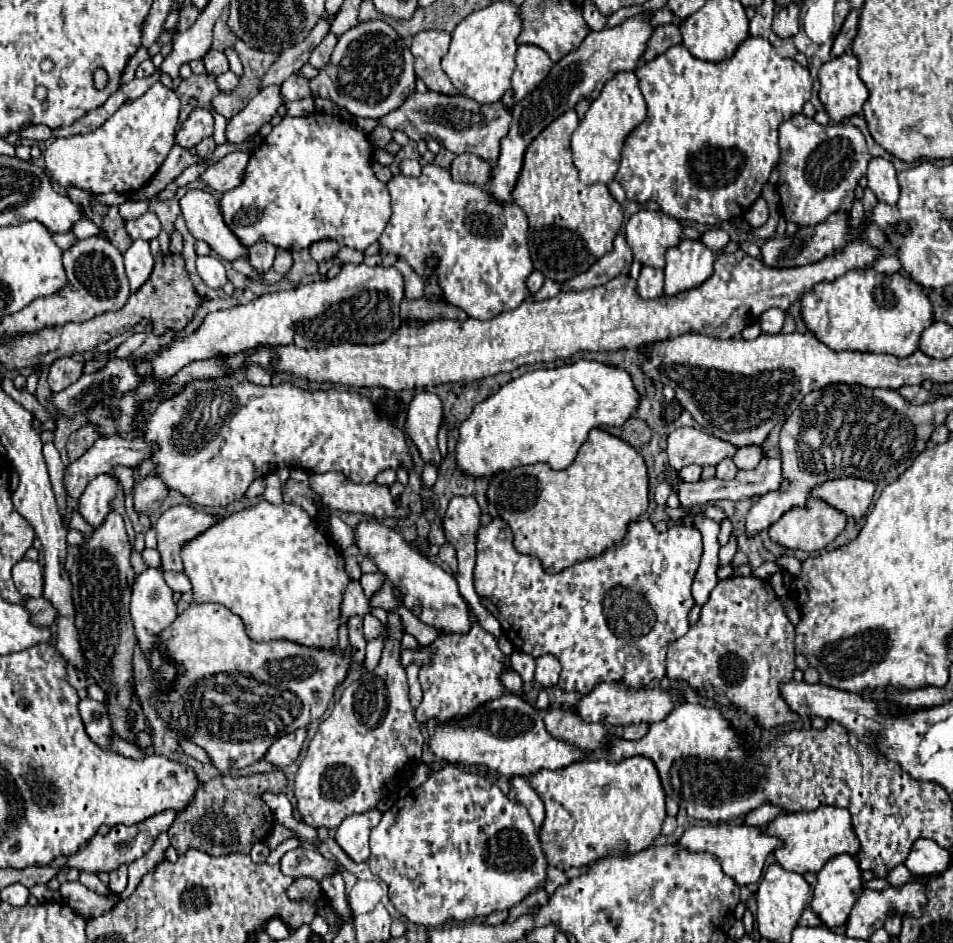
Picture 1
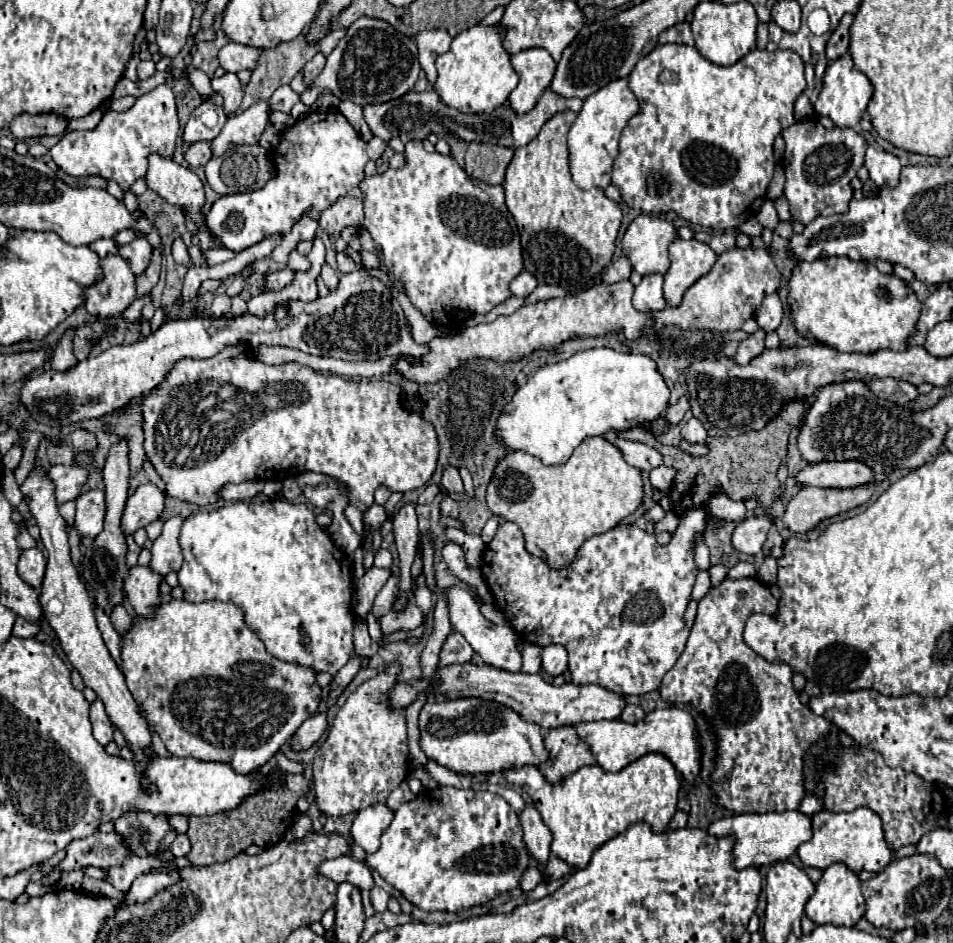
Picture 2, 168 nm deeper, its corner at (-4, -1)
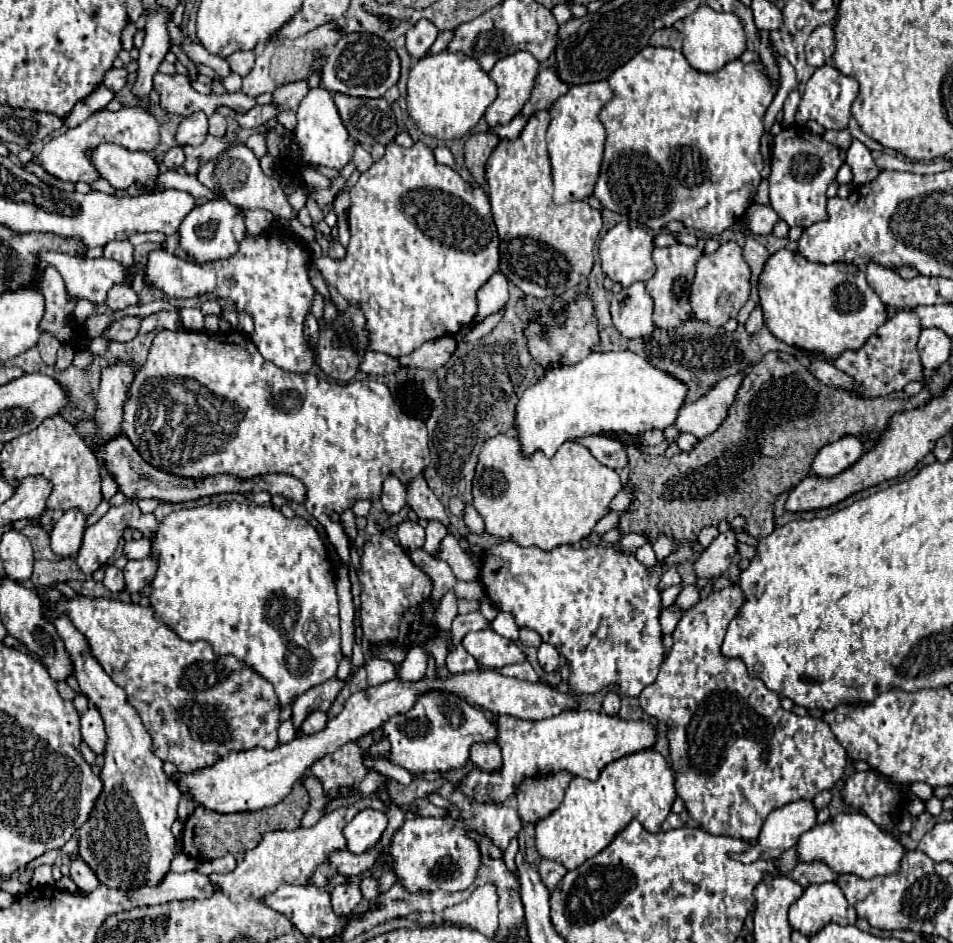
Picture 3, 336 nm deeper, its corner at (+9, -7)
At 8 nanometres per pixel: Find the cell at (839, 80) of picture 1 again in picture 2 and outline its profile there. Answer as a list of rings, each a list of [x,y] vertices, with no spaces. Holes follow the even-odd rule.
[[[842,55],[840,59],[832,61],[824,73],[824,85],[822,85],[822,91],[814,103],[814,111],[818,117],[826,115],[830,117],[838,127],[858,127],[864,111],[866,111],[866,105],[872,97],[872,83],[870,79],[858,71],[850,59],[850,55]]]

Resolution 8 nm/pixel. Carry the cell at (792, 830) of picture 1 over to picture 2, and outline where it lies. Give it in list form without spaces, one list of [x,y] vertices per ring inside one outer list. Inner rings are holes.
[[[858,807],[850,813],[832,813],[832,811],[820,811],[812,815],[812,839],[798,849],[798,857],[804,863],[804,867],[818,867],[828,869],[834,863],[844,863],[852,871],[870,871],[878,873],[882,871],[894,857],[894,849],[888,845],[882,829],[882,819],[868,811],[866,807]]]

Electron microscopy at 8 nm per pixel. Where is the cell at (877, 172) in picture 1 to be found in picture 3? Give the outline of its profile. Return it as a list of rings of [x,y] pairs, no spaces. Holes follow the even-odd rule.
[[[857,139],[847,149],[845,163],[853,169],[853,175],[855,175],[853,183],[855,185],[871,183],[879,175],[879,167],[875,165],[875,161],[871,157],[871,151],[861,141],[857,141]]]

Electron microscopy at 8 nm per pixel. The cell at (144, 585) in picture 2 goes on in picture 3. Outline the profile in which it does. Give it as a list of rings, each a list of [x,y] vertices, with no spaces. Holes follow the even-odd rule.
[[[109,565],[105,571],[105,579],[103,585],[111,591],[111,593],[121,593],[125,589],[125,579],[123,579],[123,571],[117,569],[115,565]]]

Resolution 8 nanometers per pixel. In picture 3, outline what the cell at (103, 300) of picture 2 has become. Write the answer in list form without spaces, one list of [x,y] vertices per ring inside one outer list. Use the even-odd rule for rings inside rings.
[[[119,283],[119,285],[113,285],[113,287],[111,287],[105,305],[107,305],[111,311],[121,311],[121,309],[125,309],[125,307],[129,307],[129,305],[137,305],[137,301],[139,301],[139,299],[137,299],[135,291],[133,291],[129,285]]]

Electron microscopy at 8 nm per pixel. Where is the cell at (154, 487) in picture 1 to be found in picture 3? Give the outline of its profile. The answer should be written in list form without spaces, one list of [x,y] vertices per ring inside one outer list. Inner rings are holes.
[[[125,499],[125,503],[119,505],[119,507],[111,505],[109,511],[107,511],[95,525],[91,525],[91,527],[85,529],[83,543],[81,543],[81,551],[79,551],[79,557],[77,557],[77,563],[79,563],[81,571],[83,571],[83,573],[93,573],[93,571],[97,571],[103,563],[107,563],[109,557],[113,555],[113,551],[117,549],[119,539],[123,537],[123,529],[127,529],[127,527],[133,529],[133,531],[139,529],[147,539],[151,539],[151,537],[157,533],[157,521],[155,521],[155,517],[153,517],[151,513],[149,513],[149,515],[143,513],[143,511],[137,507],[135,501]]]

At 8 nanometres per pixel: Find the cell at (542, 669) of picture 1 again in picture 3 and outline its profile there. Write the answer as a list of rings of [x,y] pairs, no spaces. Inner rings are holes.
[[[541,643],[539,651],[537,651],[537,659],[539,659],[539,665],[543,667],[545,673],[553,673],[559,667],[559,653],[549,643]]]

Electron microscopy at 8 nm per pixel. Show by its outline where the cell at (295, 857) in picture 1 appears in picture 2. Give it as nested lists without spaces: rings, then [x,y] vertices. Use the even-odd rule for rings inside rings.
[[[342,855],[342,857],[336,857],[336,859],[328,859],[324,861],[318,871],[336,881],[336,883],[352,883],[360,889],[366,889],[370,891],[374,887],[374,879],[372,879],[372,873],[370,869],[366,867],[366,863],[360,863],[360,861],[352,861],[348,855]]]

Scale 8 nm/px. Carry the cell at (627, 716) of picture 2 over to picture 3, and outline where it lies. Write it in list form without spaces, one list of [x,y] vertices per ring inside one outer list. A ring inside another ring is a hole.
[[[609,693],[609,695],[605,697],[605,701],[603,701],[603,711],[605,711],[607,715],[617,715],[617,711],[619,711],[619,695],[617,695],[617,693]]]

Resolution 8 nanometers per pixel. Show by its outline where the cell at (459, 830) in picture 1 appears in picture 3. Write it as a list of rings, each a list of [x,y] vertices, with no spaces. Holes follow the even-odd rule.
[[[451,815],[445,817],[413,817],[405,819],[405,823],[393,833],[391,843],[387,847],[371,847],[363,855],[353,855],[351,851],[339,851],[331,853],[331,867],[343,873],[345,877],[355,877],[365,871],[371,871],[377,861],[381,865],[387,863],[387,857],[391,859],[387,865],[397,875],[397,881],[409,891],[409,893],[431,893],[437,889],[443,889],[447,893],[465,891],[479,875],[479,869],[483,867],[485,857],[489,853],[481,851],[477,841],[469,837],[473,829],[463,817],[453,819]]]

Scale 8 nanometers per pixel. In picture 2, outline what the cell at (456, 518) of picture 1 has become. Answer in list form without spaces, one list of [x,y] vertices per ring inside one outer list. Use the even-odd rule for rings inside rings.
[[[444,493],[442,501],[440,501],[440,513],[442,515],[450,515],[450,517],[458,517],[458,513],[460,513],[458,503],[448,493]]]

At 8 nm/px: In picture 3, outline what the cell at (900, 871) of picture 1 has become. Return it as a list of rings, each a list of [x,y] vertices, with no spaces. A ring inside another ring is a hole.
[[[799,863],[791,877],[801,885],[801,887],[809,887],[813,883],[825,883],[825,881],[837,881],[839,875],[831,869],[827,869],[827,865],[819,865],[819,863]]]

